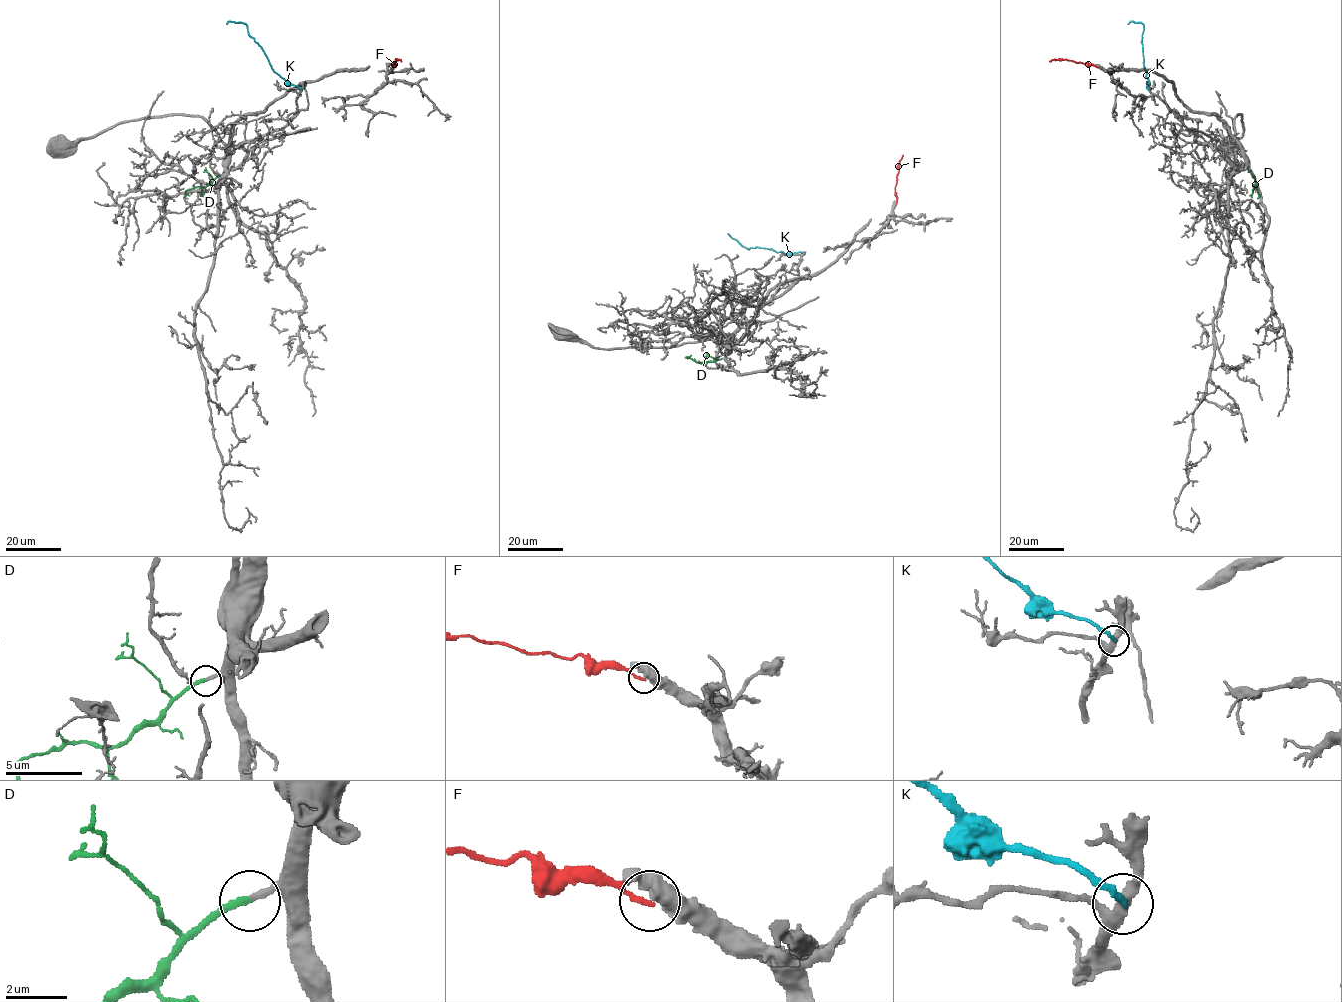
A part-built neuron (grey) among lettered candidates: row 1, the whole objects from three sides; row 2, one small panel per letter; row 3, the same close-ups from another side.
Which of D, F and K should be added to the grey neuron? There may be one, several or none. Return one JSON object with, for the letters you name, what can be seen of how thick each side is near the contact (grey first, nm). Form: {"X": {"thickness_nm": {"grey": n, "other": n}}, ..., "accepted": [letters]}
{"D": {"thickness_nm": {"grey": 190, "other": 200}}, "accepted": ["D"]}

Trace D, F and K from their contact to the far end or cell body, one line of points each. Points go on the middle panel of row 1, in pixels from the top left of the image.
D: (721, 359), (695, 362), (685, 357)
F: (896, 203), (896, 175), (903, 155)
K: (803, 254), (785, 254), (756, 247), (748, 249), (728, 233)

